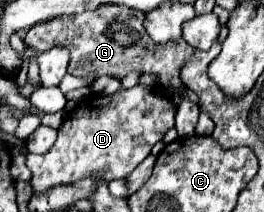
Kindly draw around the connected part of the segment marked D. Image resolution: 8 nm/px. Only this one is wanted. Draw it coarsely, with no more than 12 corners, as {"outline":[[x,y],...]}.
{"outline":[[165,90],[89,94],[49,154],[33,192],[129,176],[175,126]]}

